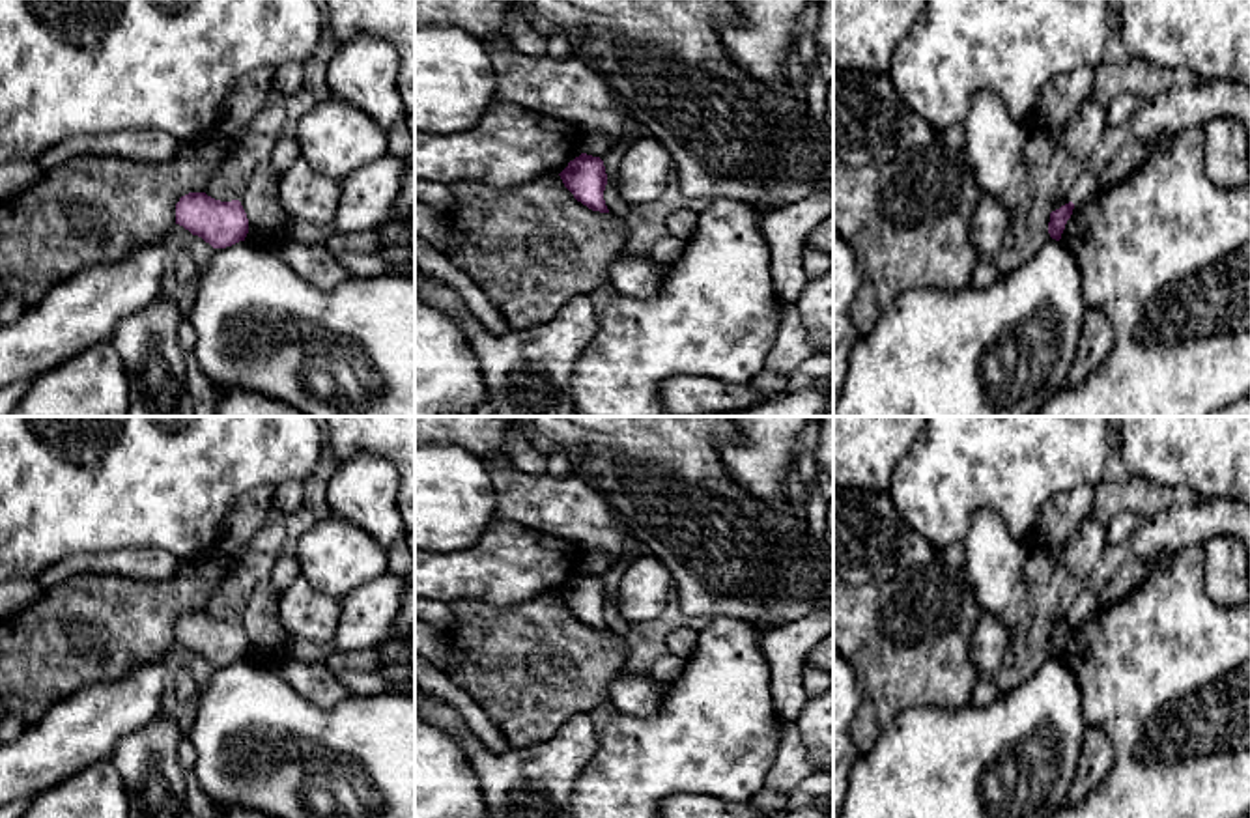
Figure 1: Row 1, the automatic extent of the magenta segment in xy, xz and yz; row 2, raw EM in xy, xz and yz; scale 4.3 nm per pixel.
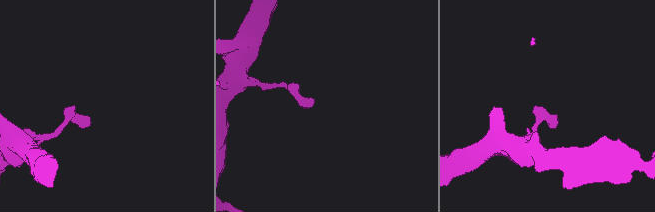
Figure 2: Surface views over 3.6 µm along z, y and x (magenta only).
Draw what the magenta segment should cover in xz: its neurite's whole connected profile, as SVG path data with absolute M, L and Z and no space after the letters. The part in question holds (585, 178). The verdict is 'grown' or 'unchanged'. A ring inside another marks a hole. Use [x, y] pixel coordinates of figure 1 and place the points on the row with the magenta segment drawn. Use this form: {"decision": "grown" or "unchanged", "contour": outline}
{"decision": "unchanged", "contour": "M581 153L559 176L577 202L592 211L609 213L604 200L607 174L600 157Z"}

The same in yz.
{"decision": "unchanged", "contour": "M1069 202L1069 204L1065 204L1059 209L1050 213L1048 233L1052 239L1056 239L1056 241L1061 239L1061 233L1065 230L1067 220L1072 215L1072 209L1074 209L1074 204Z"}

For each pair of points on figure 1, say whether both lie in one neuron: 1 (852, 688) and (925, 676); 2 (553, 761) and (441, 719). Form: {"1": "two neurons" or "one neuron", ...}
{"1": "two neurons", "2": "one neuron"}

